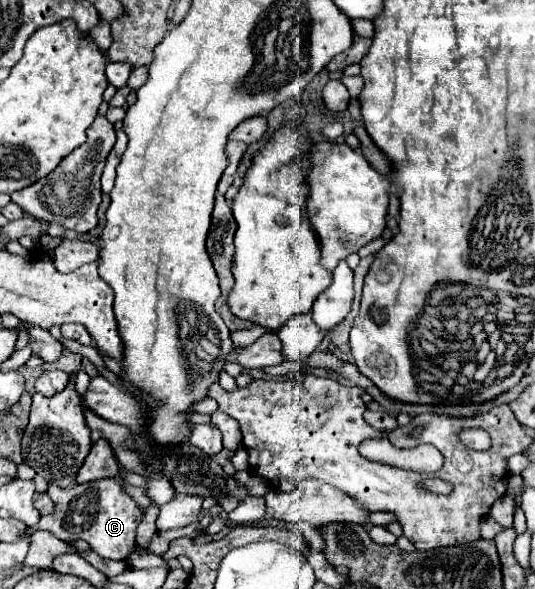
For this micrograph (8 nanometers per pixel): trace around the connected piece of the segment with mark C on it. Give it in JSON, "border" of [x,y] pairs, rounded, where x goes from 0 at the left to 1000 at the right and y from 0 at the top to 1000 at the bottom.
{"border":[[[185,813],[159,823],[140,823],[129,830],[92,823],[92,844],[103,854],[103,868],[80,874],[69,895],[50,895],[50,908],[69,898],[99,905],[107,915],[136,922],[159,919],[193,949],[234,949],[252,929],[252,898],[267,881],[256,854],[226,830],[222,813]]]}

